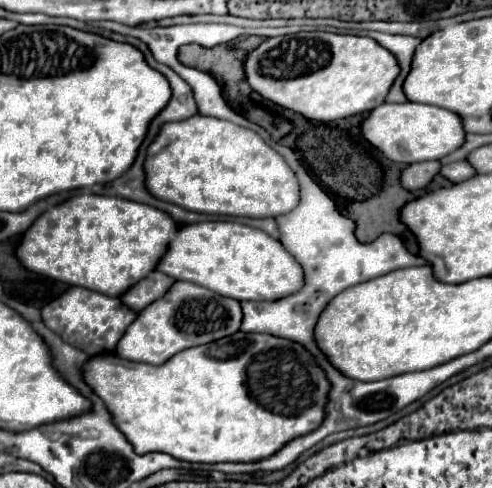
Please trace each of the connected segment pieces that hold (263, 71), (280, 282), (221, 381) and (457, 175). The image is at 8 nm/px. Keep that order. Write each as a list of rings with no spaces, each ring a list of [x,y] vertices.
[[[308,31],[266,39],[246,57],[244,73],[248,85],[264,99],[302,113],[310,121],[328,123],[380,107],[400,65],[370,37]]]
[[[236,221],[182,225],[170,241],[158,271],[178,281],[208,287],[210,291],[236,301],[276,301],[300,291],[304,285],[304,269],[278,239]]]
[[[244,331],[204,347],[180,351],[180,355],[164,365],[144,365],[120,359],[118,355],[98,355],[86,363],[84,379],[106,401],[116,427],[132,441],[138,455],[160,451],[190,463],[254,463],[274,455],[292,439],[320,427],[330,387],[324,369],[300,343],[268,333]]]
[[[458,161],[458,163],[450,163],[450,165],[444,165],[440,173],[442,173],[446,179],[454,181],[454,183],[460,183],[460,181],[472,179],[472,177],[476,175],[474,167],[472,167],[468,161]]]

